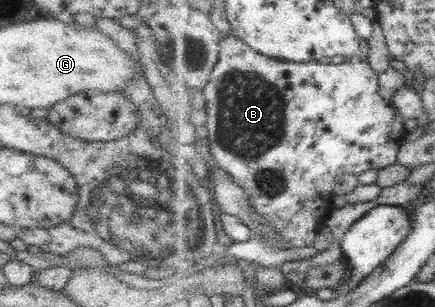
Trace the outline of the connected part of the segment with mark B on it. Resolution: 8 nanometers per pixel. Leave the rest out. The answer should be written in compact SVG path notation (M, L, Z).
M229 33L221 40L220 56L217 65L210 73L207 85L197 94L199 111L208 116L207 137L209 138L209 148L213 159L231 177L243 186L248 195L252 208L260 213L269 226L279 234L279 240L285 244L285 248L312 248L317 239L317 233L325 226L330 217L330 213L335 209L335 195L333 185L337 177L343 173L350 173L355 176L365 173L365 171L379 171L398 161L398 153L405 143L405 136L409 131L405 130L405 118L395 112L391 107L391 101L387 101L379 95L379 74L373 71L367 56L353 56L346 58L340 64L321 64L315 61L307 63L295 63L294 61L275 59L274 57L263 55L254 48L245 44L233 33Z

